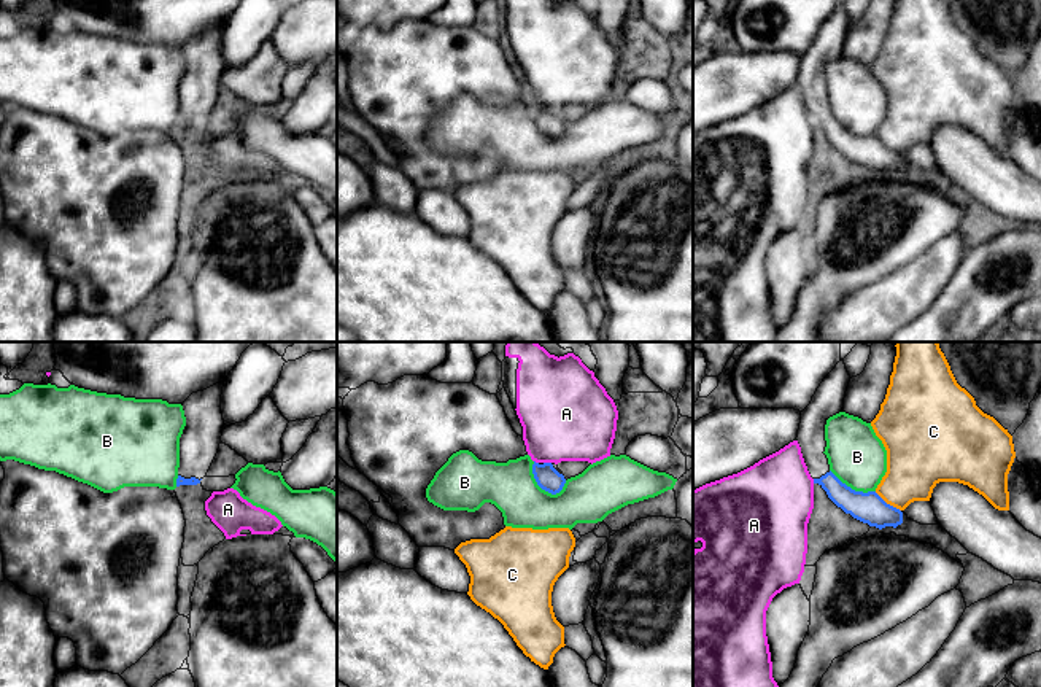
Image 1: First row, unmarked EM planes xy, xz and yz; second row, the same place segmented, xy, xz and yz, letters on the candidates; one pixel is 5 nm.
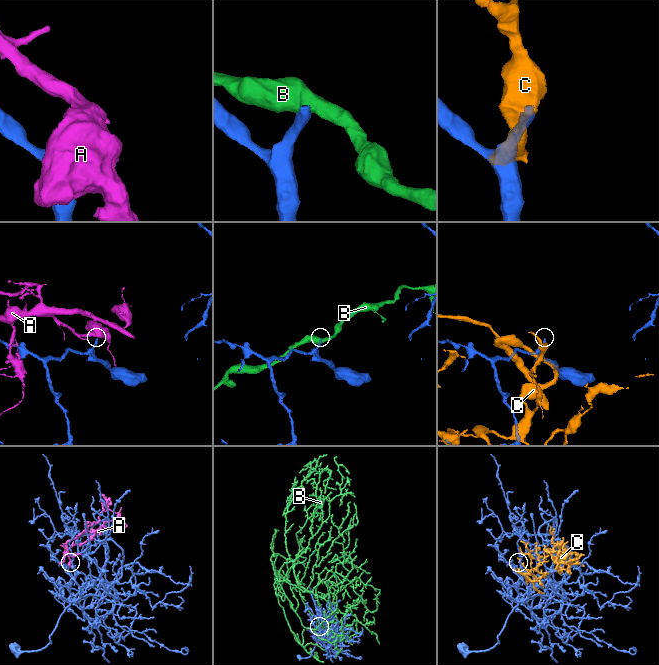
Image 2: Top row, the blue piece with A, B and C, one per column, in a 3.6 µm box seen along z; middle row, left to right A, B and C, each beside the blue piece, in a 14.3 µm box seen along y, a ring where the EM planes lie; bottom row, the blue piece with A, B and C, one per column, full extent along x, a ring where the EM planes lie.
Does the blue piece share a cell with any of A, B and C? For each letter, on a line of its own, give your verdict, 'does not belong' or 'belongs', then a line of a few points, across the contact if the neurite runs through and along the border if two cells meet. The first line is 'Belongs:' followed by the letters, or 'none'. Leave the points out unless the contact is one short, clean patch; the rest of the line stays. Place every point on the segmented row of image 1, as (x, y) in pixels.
Belongs: none
A: does not belong
B: does not belong
C: does not belong

